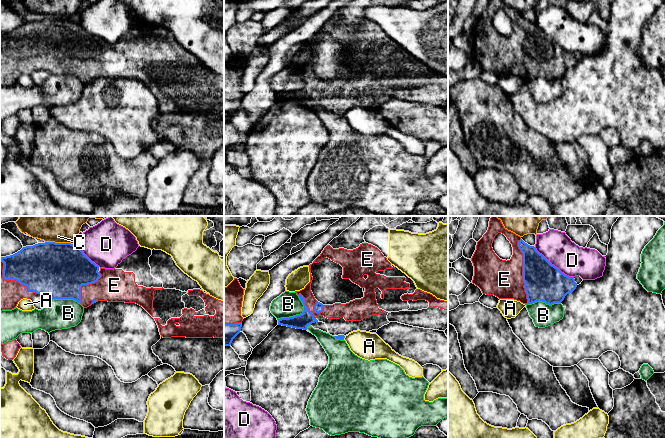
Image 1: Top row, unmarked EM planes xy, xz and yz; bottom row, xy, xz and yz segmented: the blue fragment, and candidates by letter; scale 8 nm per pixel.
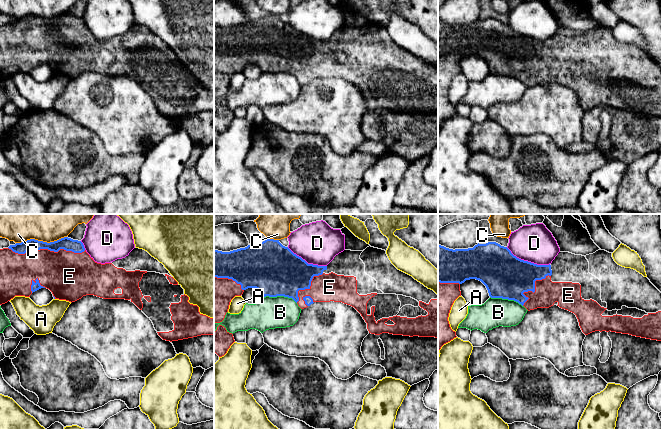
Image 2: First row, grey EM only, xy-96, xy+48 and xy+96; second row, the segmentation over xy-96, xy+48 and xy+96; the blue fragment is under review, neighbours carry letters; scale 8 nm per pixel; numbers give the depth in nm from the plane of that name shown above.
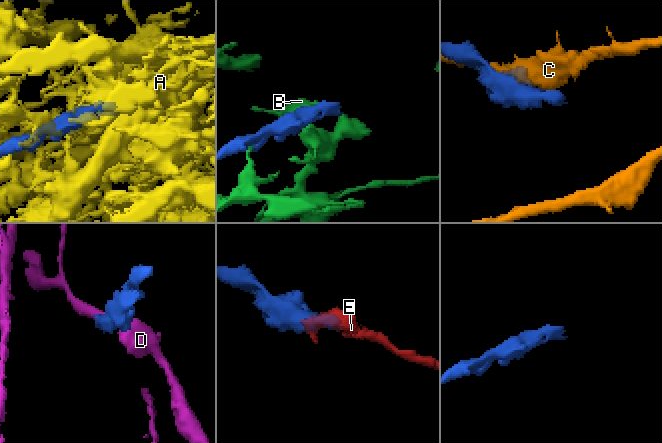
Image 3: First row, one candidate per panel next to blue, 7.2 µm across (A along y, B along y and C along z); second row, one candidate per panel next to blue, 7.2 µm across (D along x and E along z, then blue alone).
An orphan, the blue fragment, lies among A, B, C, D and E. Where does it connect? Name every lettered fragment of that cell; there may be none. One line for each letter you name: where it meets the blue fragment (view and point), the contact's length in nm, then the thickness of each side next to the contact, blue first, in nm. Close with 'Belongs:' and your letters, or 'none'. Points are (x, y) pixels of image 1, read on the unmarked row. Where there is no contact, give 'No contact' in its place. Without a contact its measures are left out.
E: Touches blue at yz (523, 48). Shared border 550 nm. Thickness 300 nm (blue) against 300 nm
Belongs: E

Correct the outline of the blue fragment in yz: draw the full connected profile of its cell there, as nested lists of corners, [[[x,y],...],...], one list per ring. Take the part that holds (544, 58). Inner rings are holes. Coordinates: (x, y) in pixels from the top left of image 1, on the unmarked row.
[[[489,0],[487,8],[477,18],[471,37],[474,42],[472,59],[478,62],[483,70],[494,71],[499,75],[514,75],[523,80],[542,77],[552,81],[561,79],[565,72],[577,63],[574,53],[562,49],[534,22],[528,21],[520,12],[505,5],[503,0]],[[498,9],[504,10],[512,20],[513,31],[510,36],[500,35],[493,27],[492,19]]]

